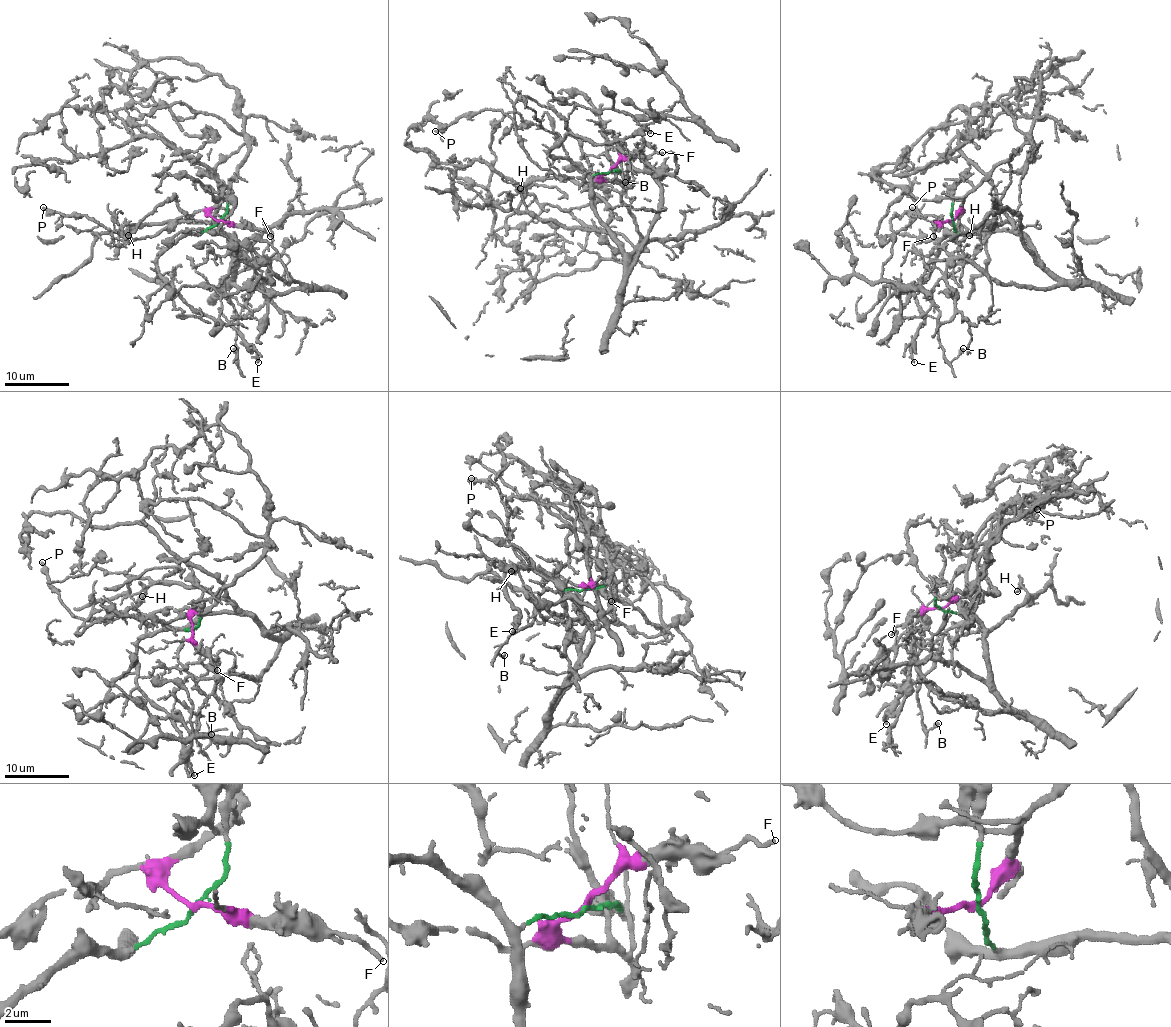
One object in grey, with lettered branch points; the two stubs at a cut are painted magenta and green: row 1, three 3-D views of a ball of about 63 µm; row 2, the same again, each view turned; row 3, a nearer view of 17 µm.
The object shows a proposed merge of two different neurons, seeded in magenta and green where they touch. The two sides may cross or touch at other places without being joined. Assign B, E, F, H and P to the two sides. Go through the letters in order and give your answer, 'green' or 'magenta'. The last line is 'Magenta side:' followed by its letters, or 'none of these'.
B: green
E: green
F: magenta
H: green
P: magenta
Magenta side: F, P

